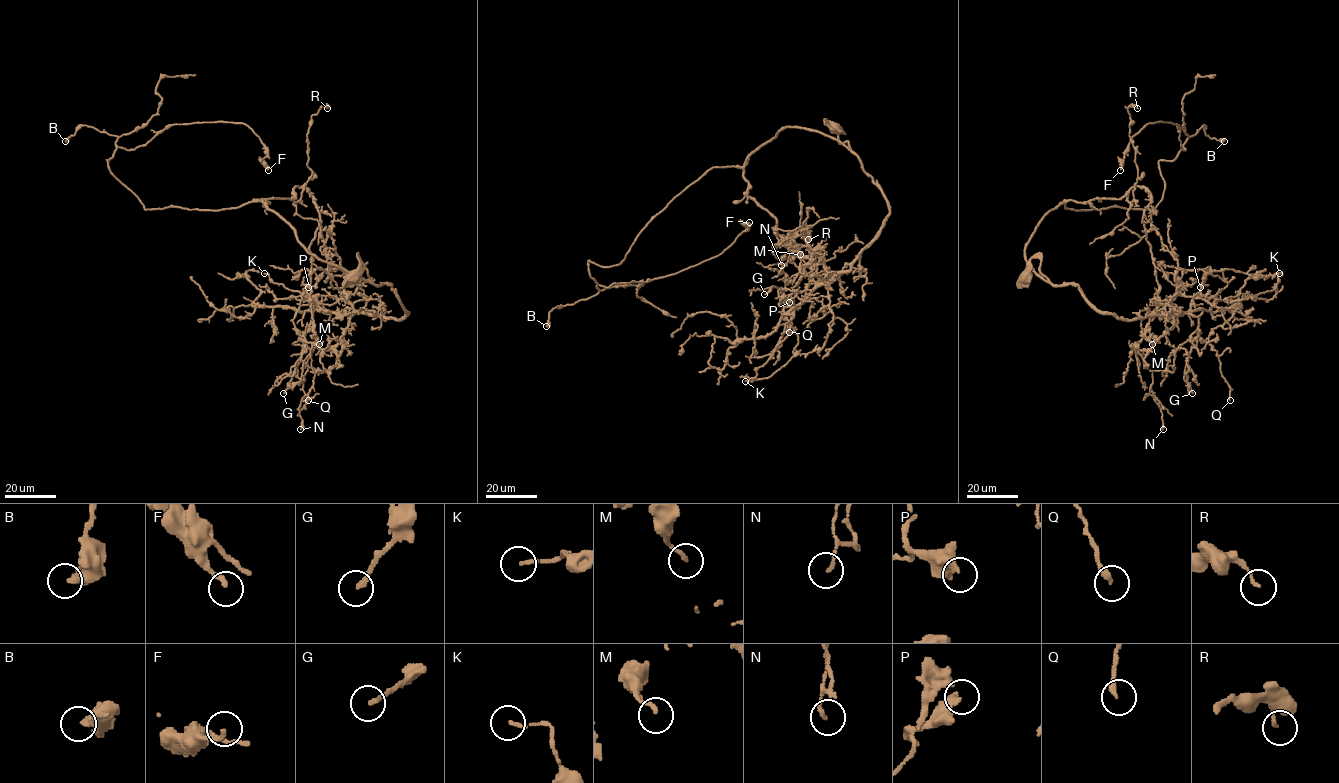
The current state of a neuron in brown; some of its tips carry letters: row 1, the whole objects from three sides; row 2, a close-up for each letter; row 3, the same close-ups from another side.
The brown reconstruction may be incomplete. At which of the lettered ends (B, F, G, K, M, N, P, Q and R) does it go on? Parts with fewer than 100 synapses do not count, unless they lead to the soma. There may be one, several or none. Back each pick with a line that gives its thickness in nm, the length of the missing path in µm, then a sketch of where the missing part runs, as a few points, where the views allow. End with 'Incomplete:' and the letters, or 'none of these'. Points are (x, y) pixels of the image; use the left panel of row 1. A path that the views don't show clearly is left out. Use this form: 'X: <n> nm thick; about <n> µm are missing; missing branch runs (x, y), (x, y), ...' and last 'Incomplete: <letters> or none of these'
Incomplete: none of these

